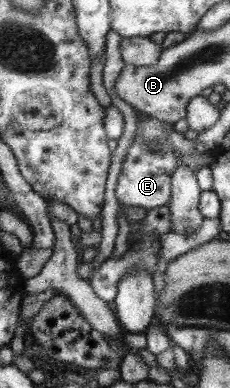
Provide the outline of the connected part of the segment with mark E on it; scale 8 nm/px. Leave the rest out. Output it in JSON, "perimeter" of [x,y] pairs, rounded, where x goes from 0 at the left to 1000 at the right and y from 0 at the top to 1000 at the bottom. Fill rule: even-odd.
{"perimeter":[[[630,302],[587,317],[591,338],[570,371],[548,384],[548,399],[526,425],[500,479],[500,508],[513,528],[604,534],[626,541],[726,528],[743,513],[743,466],[752,443],[765,441],[778,412],[743,392],[743,374],[717,363],[726,340],[752,320],[683,312],[678,304]],[[657,363],[683,363],[704,376],[704,389],[665,392],[643,381]]]}

